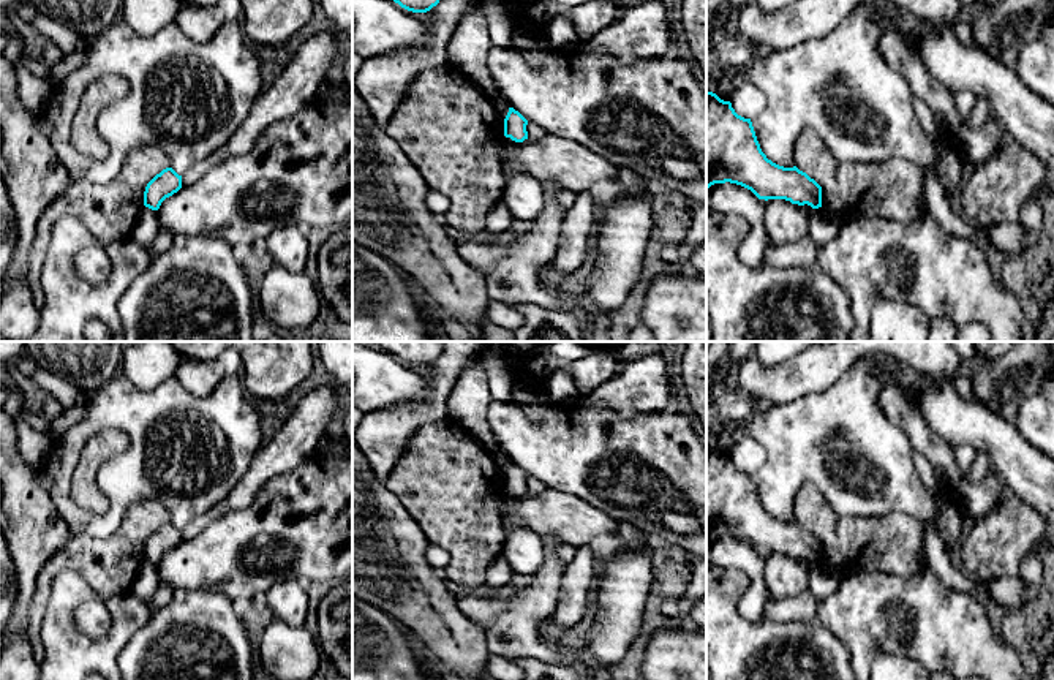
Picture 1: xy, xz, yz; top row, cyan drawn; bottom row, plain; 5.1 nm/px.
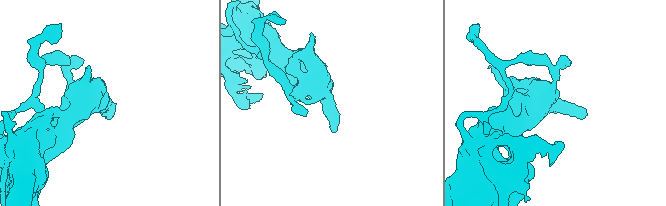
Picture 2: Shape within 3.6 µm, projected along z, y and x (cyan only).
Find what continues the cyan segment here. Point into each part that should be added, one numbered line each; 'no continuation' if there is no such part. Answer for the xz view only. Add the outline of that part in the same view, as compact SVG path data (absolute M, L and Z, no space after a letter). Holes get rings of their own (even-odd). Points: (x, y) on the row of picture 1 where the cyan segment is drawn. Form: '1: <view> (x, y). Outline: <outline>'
no continuation

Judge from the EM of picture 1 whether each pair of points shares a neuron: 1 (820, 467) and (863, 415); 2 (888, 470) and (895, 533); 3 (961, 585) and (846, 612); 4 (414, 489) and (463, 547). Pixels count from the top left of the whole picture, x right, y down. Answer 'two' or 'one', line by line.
1: one
2: two
3: two
4: one

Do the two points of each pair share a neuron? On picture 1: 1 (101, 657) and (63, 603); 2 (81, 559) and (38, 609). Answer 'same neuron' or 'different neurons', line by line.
1: same neuron
2: same neuron

